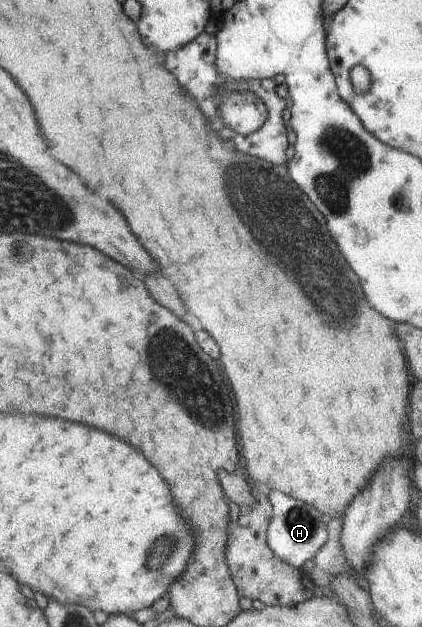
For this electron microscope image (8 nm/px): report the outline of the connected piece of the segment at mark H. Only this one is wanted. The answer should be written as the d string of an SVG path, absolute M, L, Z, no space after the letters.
M268 490L267 495L272 505L272 520L269 522L267 532L269 547L281 561L294 568L305 569L305 562L314 558L329 539L327 521L318 509L297 498L289 497L277 490Z

